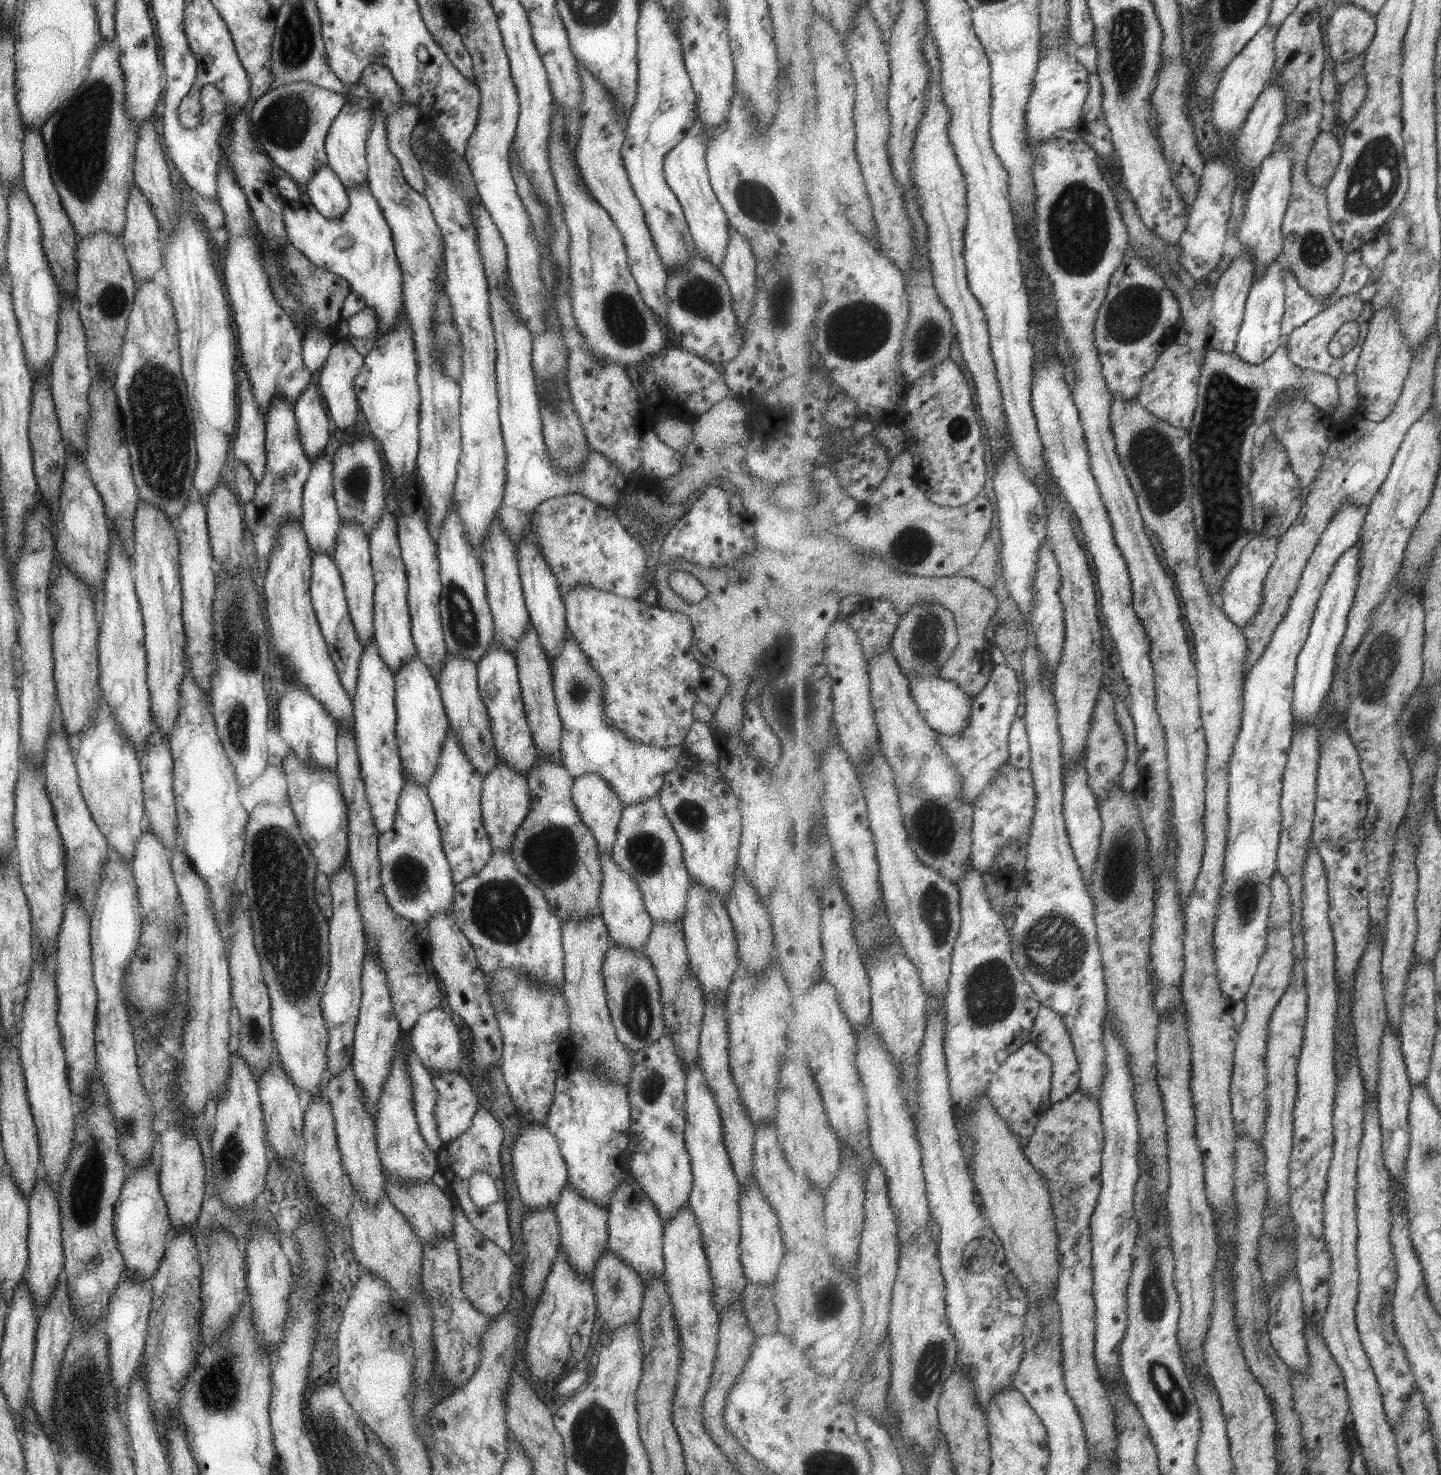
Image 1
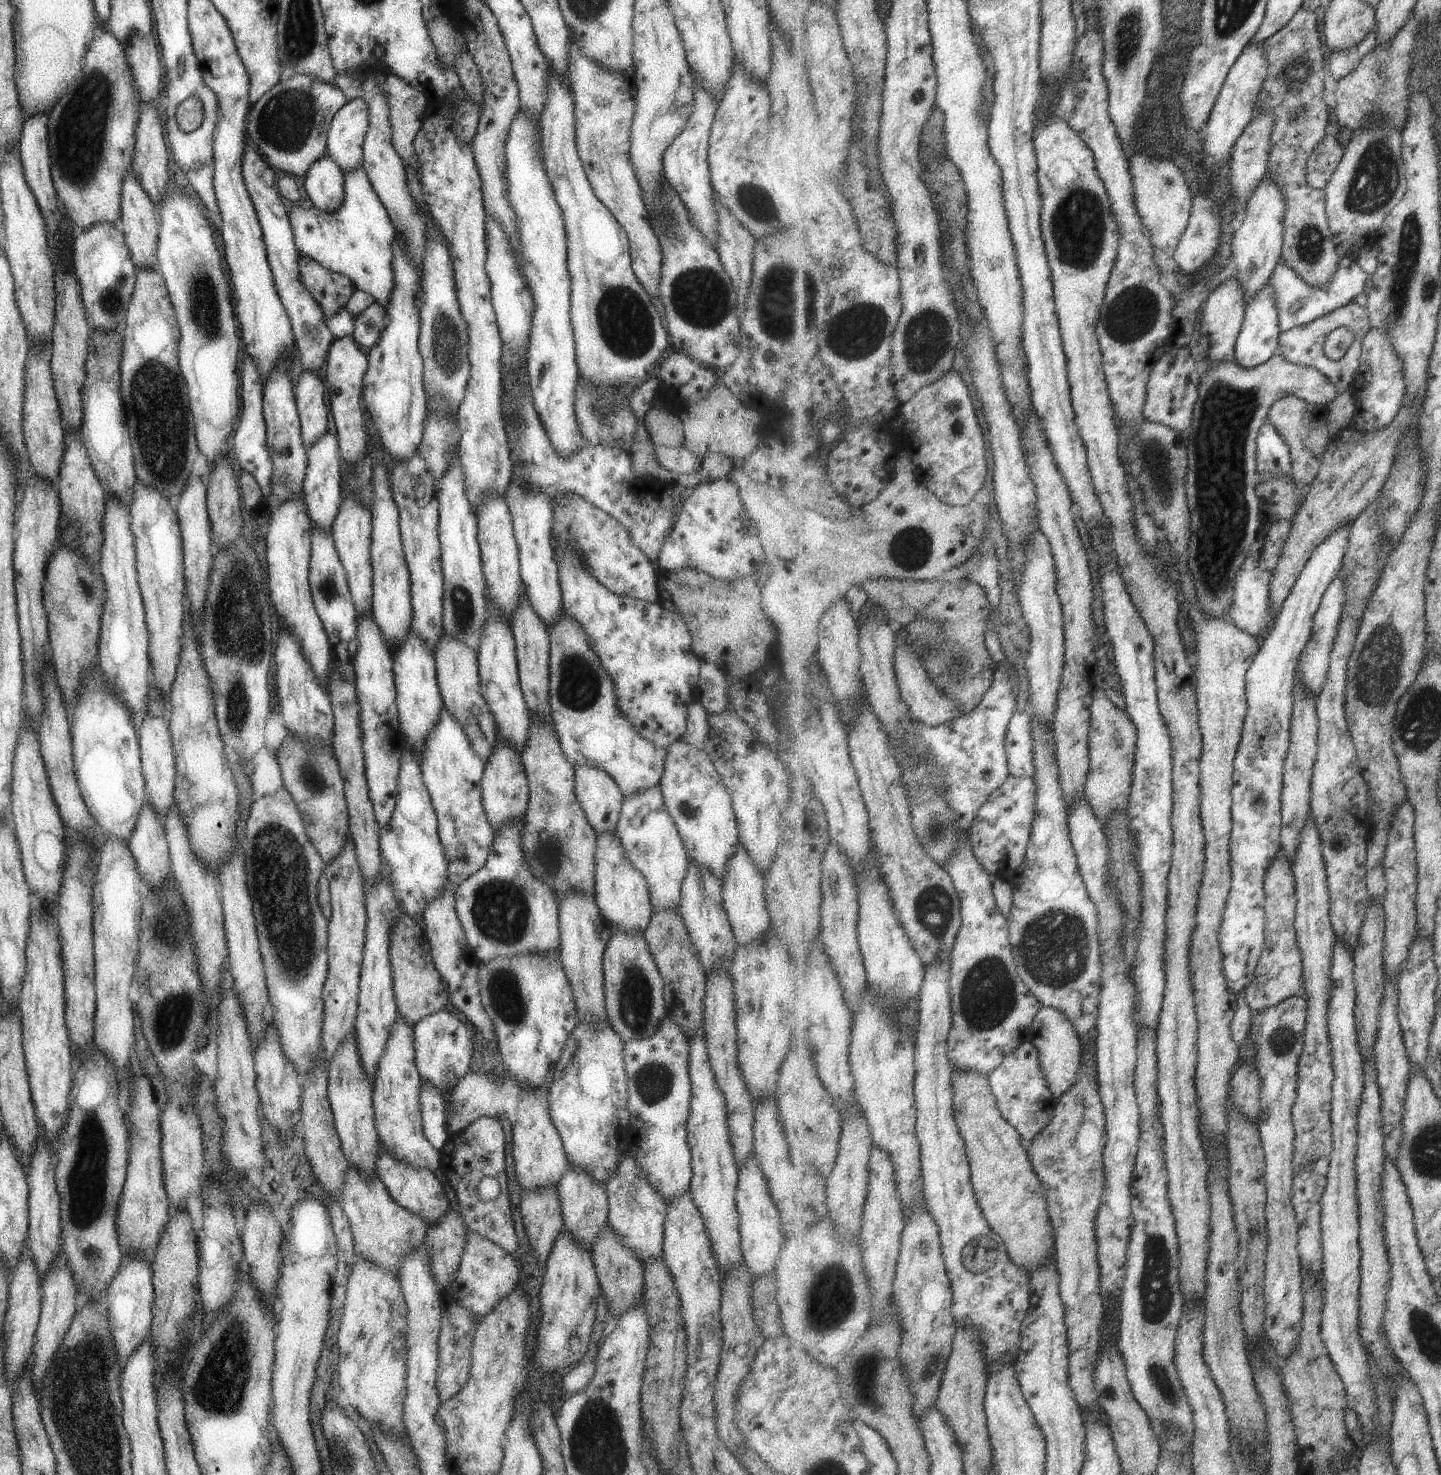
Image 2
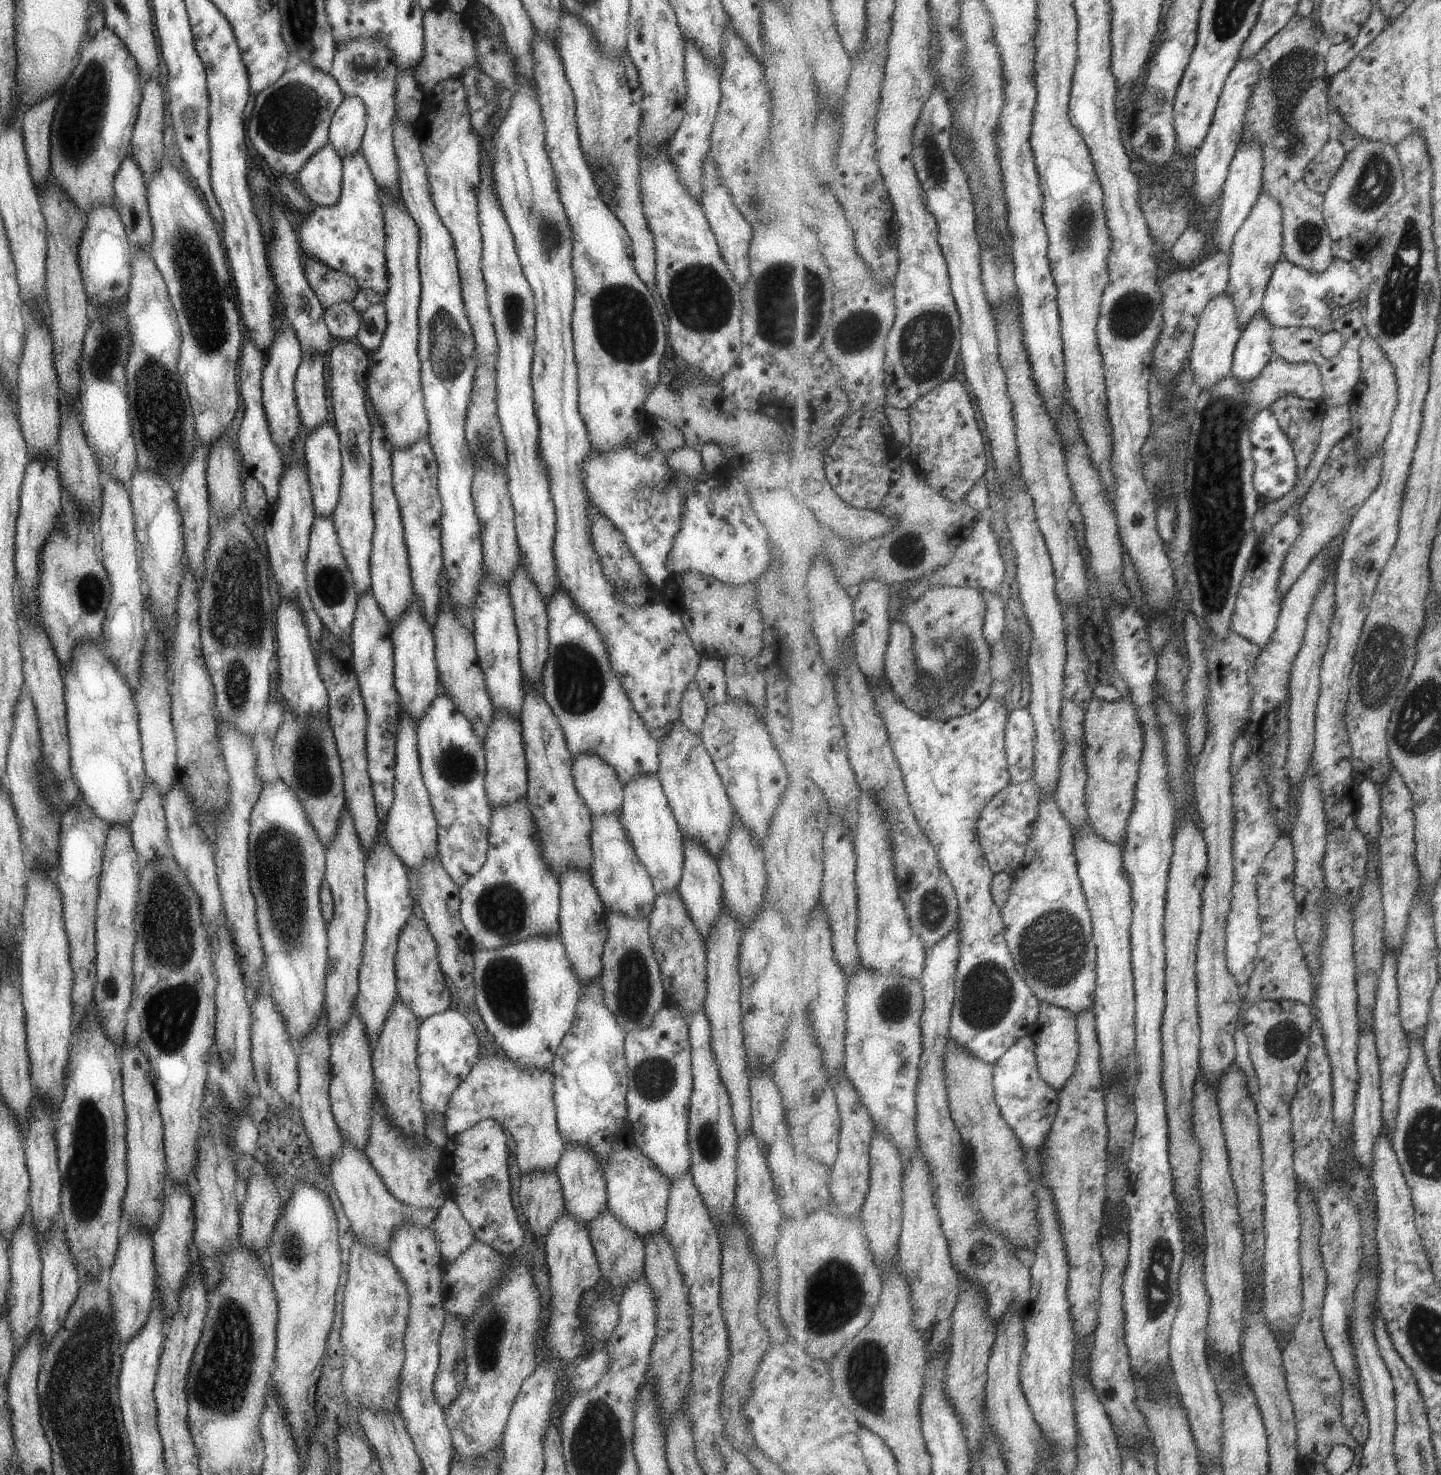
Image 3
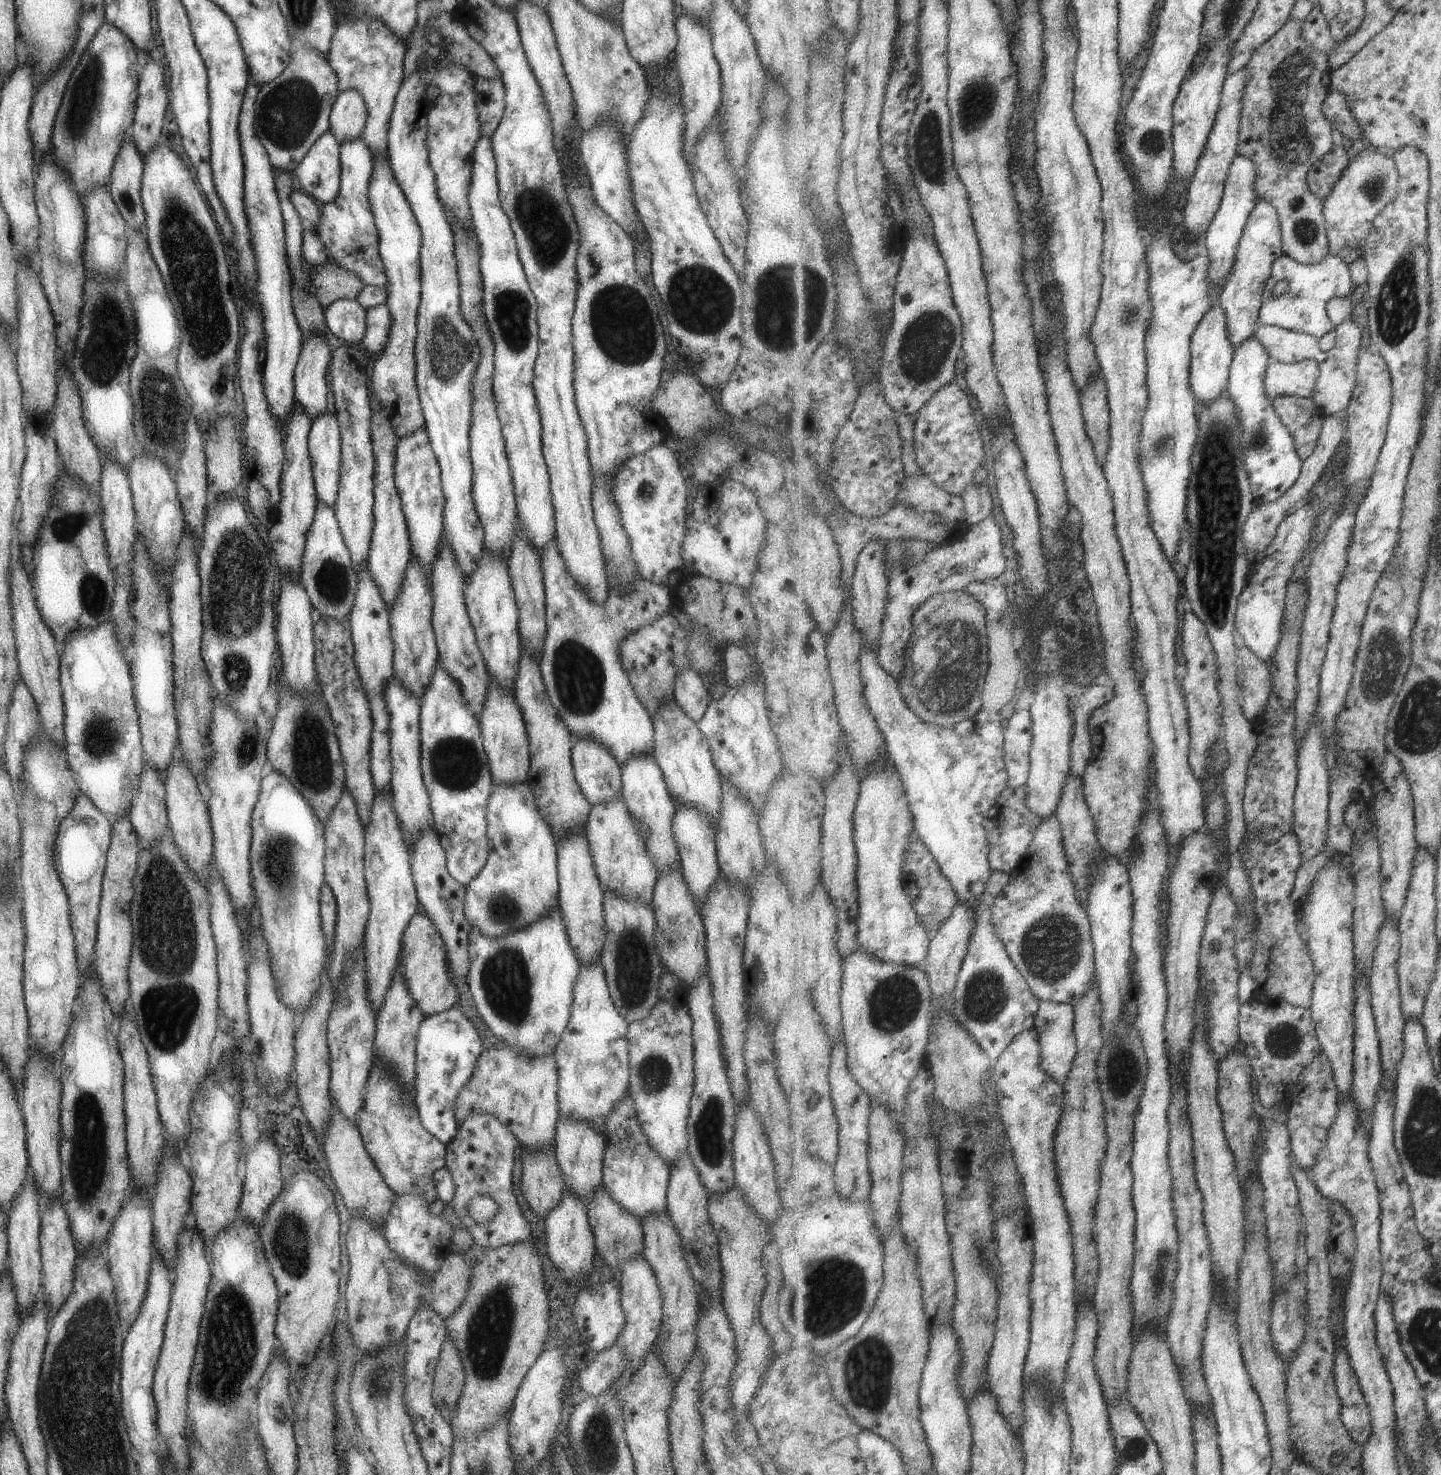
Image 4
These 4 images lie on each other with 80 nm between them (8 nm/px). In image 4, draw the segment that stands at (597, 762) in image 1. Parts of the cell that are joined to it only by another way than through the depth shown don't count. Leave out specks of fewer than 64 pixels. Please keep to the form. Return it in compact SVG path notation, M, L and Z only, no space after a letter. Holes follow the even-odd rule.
M554 536L545 543L540 552L540 565L544 586L546 633L538 667L550 703L555 707L573 740L591 736L598 743L602 743L620 768L626 760L638 755L652 756L654 745L652 722L629 684L627 673L619 661L618 648L628 632L648 625L663 611L669 609L671 602L668 587L639 578L628 586L628 593L621 596L615 589L611 589L608 591L607 602L596 605L566 574L566 566L556 549Z

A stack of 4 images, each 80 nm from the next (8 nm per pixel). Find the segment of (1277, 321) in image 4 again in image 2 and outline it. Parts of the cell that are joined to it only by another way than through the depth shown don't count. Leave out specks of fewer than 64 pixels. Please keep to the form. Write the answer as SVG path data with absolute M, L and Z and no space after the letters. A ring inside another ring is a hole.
M1345 257L1340 262L1340 270L1326 287L1313 287L1298 272L1279 262L1272 274L1271 284L1276 288L1278 311L1280 312L1280 329L1291 331L1292 328L1305 326L1318 318L1324 317L1336 308L1353 302L1361 293L1367 292L1369 274L1355 258Z

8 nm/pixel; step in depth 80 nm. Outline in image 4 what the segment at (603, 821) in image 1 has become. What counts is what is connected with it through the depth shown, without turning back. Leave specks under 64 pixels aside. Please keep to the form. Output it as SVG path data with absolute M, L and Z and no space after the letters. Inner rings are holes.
M591 736L573 740L570 761L575 782L591 806L622 798L620 766L602 743Z

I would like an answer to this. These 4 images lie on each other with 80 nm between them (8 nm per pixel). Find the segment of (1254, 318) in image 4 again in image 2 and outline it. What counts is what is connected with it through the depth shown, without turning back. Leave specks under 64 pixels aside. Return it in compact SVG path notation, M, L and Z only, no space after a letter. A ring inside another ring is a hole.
M1268 172L1249 197L1244 219L1231 240L1232 260L1237 268L1235 276L1246 288L1246 306L1270 282L1277 265L1282 261L1286 213L1283 187L1273 177L1269 177Z

